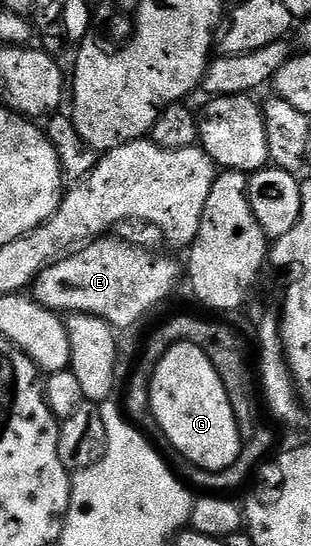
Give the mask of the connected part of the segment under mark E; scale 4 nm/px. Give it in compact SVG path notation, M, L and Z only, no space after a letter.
M103 237L93 240L58 260L48 269L39 273L32 284L32 298L49 311L73 313L75 315L95 315L115 329L134 327L153 307L158 307L178 287L178 278L184 271L174 259L166 255L153 255L134 243L125 243L122 239Z

